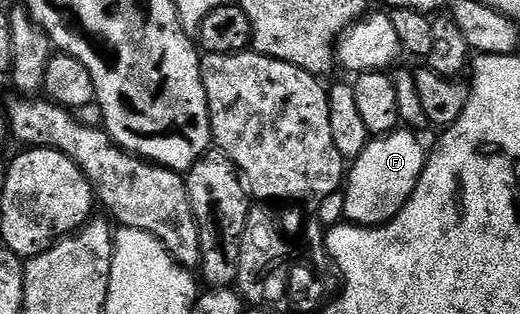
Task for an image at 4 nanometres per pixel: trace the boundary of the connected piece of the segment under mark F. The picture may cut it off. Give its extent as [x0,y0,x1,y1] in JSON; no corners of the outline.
[343,130,425,228]

